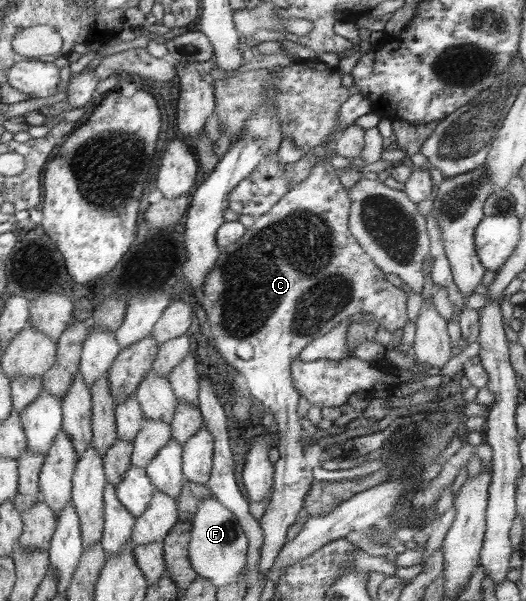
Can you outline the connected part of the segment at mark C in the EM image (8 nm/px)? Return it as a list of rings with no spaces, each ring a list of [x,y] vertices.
[[[319,158],[304,182],[292,187],[268,213],[258,216],[251,229],[238,242],[221,248],[218,262],[205,280],[200,298],[200,305],[208,314],[218,350],[228,364],[246,378],[250,392],[263,407],[274,414],[276,420],[273,429],[276,432],[275,448],[278,449],[280,458],[274,464],[270,504],[259,520],[264,543],[257,567],[264,578],[269,575],[280,549],[287,543],[288,530],[298,520],[304,500],[315,480],[313,469],[308,466],[302,451],[306,447],[305,428],[296,411],[301,394],[293,385],[291,362],[309,342],[328,333],[339,322],[356,312],[370,312],[379,326],[384,326],[392,333],[400,331],[407,323],[406,292],[386,280],[384,272],[374,265],[372,258],[366,254],[349,229],[349,190],[340,183],[337,170],[328,161]]]

